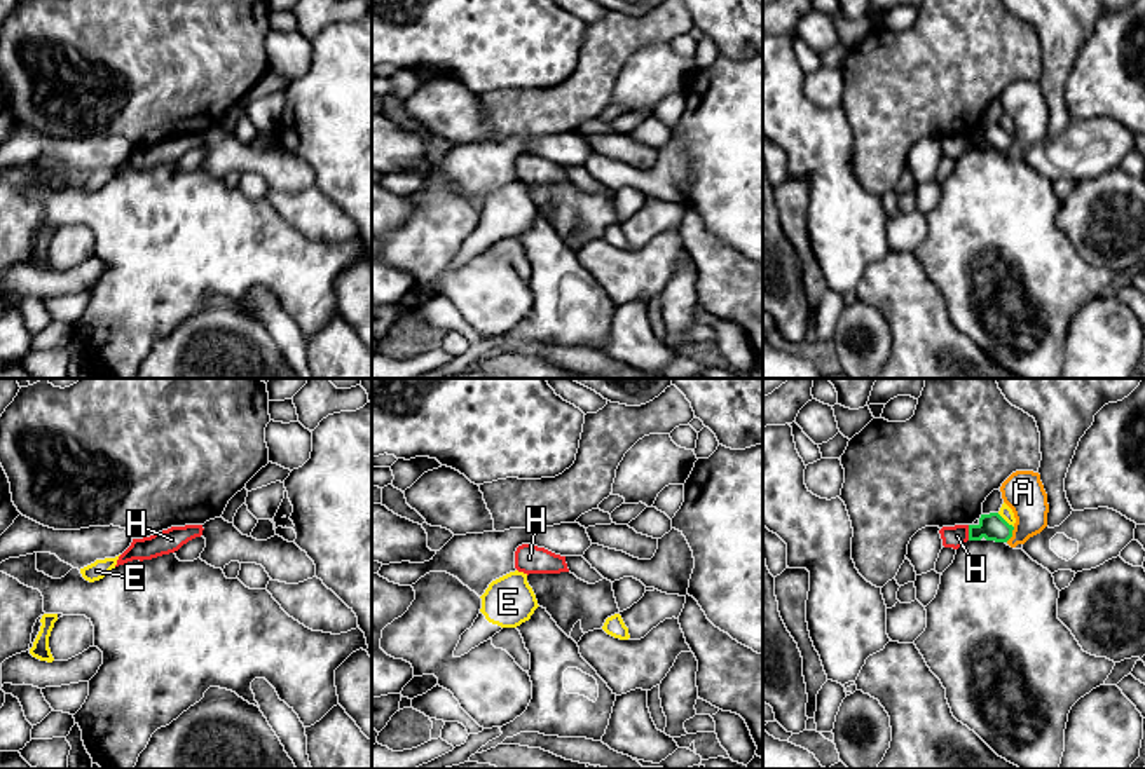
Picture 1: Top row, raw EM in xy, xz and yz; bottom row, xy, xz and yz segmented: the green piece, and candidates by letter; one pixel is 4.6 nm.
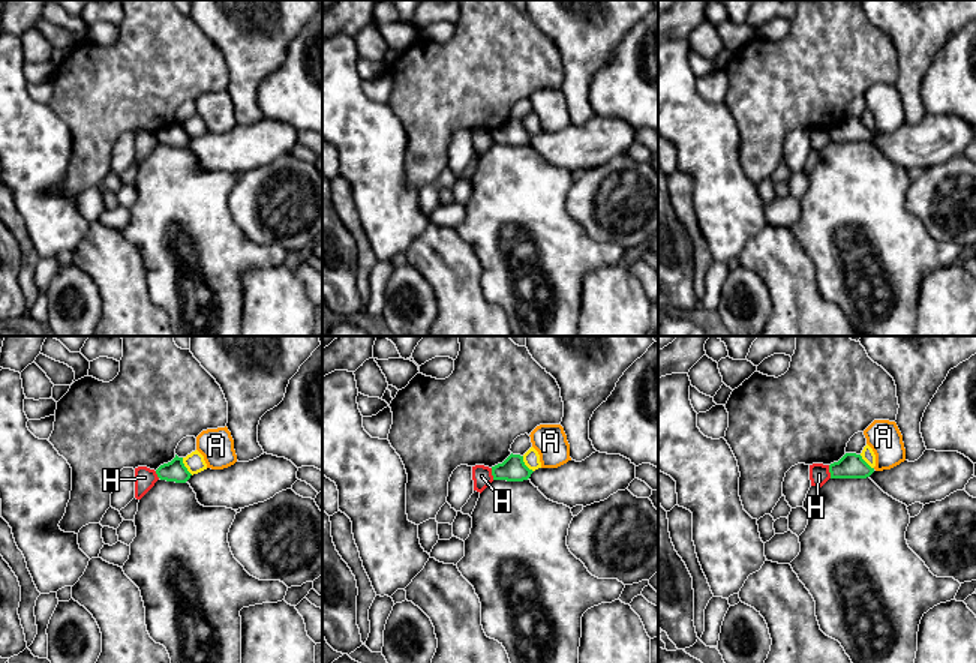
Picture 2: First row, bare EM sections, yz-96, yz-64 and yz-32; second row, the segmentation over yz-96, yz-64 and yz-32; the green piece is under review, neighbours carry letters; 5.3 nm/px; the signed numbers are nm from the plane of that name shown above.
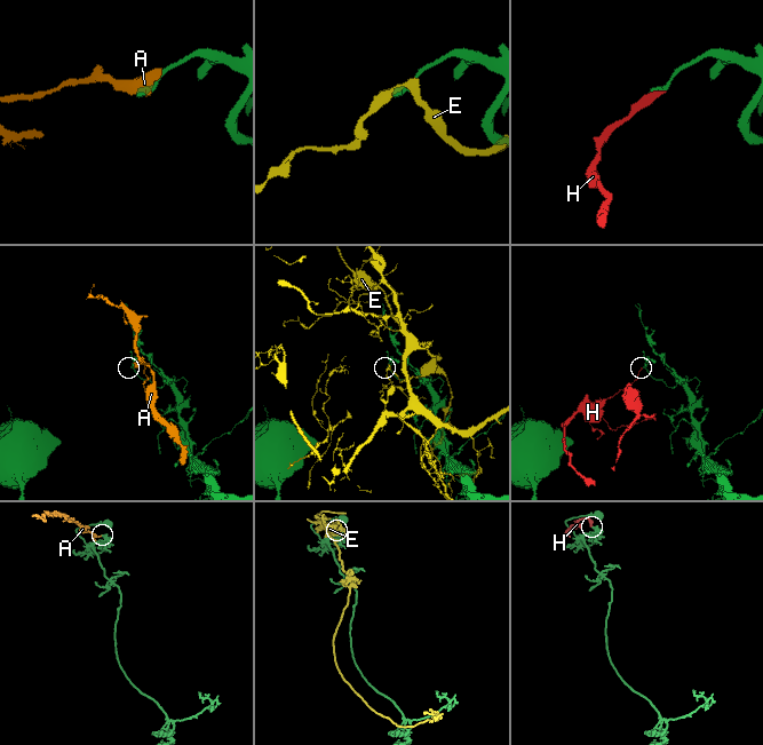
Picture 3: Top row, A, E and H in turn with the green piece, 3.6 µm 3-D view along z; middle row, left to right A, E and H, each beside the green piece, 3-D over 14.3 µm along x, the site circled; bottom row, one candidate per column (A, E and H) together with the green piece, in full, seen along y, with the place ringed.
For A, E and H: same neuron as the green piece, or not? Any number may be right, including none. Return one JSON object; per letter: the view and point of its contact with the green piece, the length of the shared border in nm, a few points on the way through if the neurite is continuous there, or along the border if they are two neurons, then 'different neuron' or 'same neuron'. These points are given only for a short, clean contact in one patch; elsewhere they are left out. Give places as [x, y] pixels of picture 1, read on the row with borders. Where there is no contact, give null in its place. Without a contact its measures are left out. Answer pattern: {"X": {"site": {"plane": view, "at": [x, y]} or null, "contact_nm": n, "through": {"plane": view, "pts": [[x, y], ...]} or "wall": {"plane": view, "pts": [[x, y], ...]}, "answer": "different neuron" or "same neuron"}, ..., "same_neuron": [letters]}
{"A": {"site": {"plane": "yz", "at": [1011, 534]}, "contact_nm": 80, "wall": {"plane": "yz", "pts": [[1014, 527], [1006, 541]]}, "answer": "different neuron"}, "E": {"site": {"plane": "yz", "at": [1004, 520]}, "contact_nm": 100, "answer": "different neuron"}, "H": {"site": {"plane": "yz", "at": [969, 532]}, "contact_nm": 70, "wall": {"plane": "yz", "pts": [[967, 525], [969, 539]]}, "answer": "different neuron"}, "same_neuron": []}

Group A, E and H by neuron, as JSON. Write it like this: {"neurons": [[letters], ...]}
{"neurons": [["A"], ["E"], ["H"]]}

